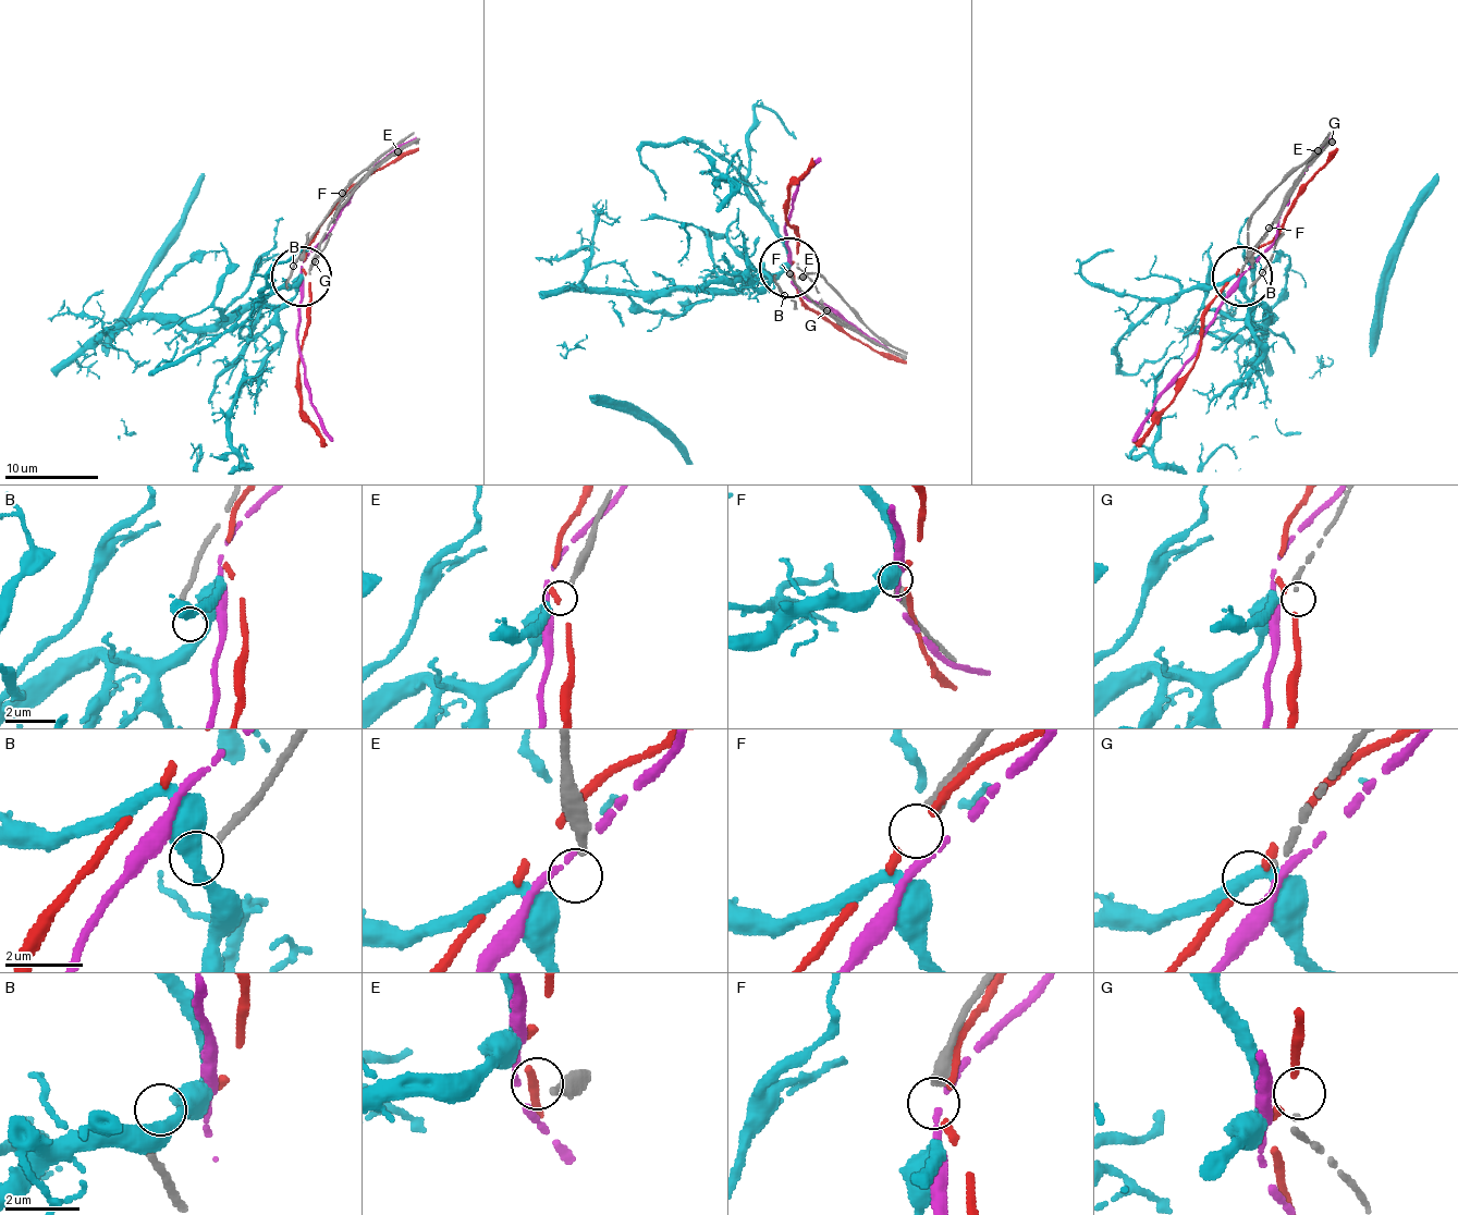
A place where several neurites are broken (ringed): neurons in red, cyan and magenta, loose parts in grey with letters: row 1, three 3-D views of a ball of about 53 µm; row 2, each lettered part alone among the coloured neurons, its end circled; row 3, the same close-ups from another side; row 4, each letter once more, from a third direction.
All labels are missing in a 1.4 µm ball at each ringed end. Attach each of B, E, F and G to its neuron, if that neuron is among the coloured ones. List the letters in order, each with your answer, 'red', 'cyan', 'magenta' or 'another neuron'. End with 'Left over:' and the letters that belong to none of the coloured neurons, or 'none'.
B: another neuron
E: another neuron
F: another neuron
G: another neuron
Left over: B, E, F, G

